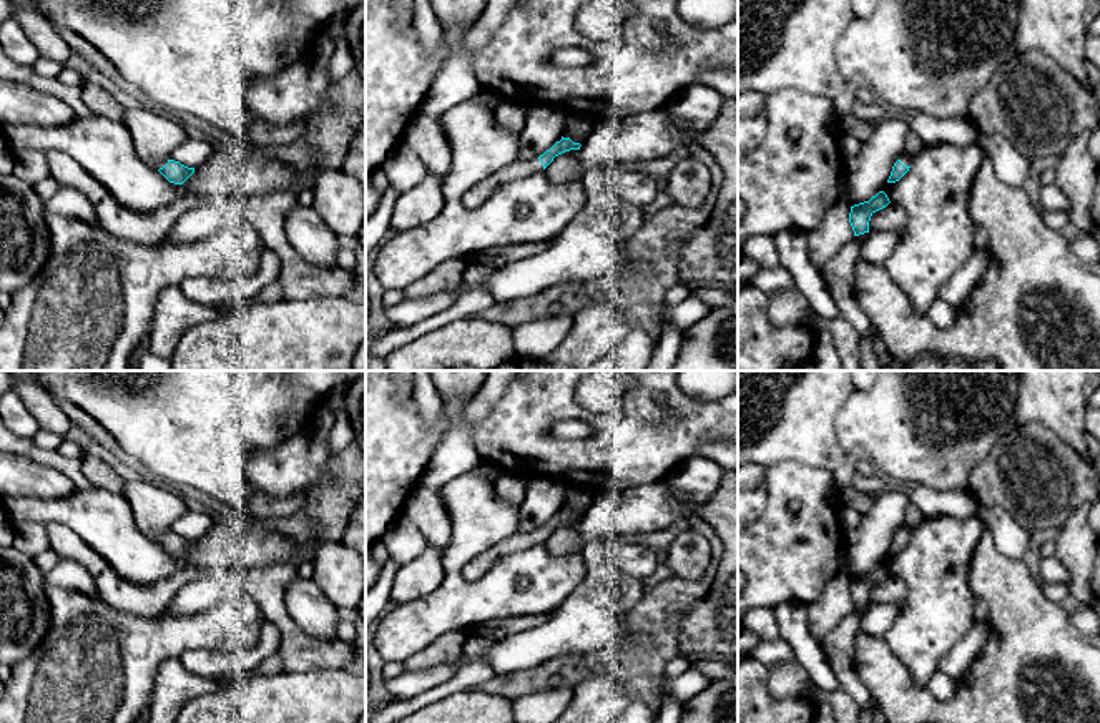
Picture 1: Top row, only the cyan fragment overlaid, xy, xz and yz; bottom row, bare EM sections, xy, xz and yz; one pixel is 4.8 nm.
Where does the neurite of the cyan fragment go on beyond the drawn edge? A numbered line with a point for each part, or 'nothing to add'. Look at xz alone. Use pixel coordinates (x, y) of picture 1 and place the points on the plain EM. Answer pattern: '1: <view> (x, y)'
1: xz (479, 567)

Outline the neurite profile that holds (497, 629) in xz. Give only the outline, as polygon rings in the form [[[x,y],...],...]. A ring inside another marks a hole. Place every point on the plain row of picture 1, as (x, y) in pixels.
[[[550,613],[543,615],[520,615],[513,618],[495,618],[479,625],[469,627],[469,637],[484,637],[500,640],[508,635],[517,635],[527,628],[535,628],[550,618]]]

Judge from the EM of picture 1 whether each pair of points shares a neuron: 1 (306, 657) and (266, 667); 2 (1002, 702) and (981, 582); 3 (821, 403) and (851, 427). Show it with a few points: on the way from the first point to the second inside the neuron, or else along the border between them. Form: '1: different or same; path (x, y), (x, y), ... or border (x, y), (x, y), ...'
1: different; border (278, 650), (281, 659), (279, 670)
2: same; path (1007, 672), (1007, 612)
3: different; border (854, 389), (836, 414), (836, 441), (843, 451)

